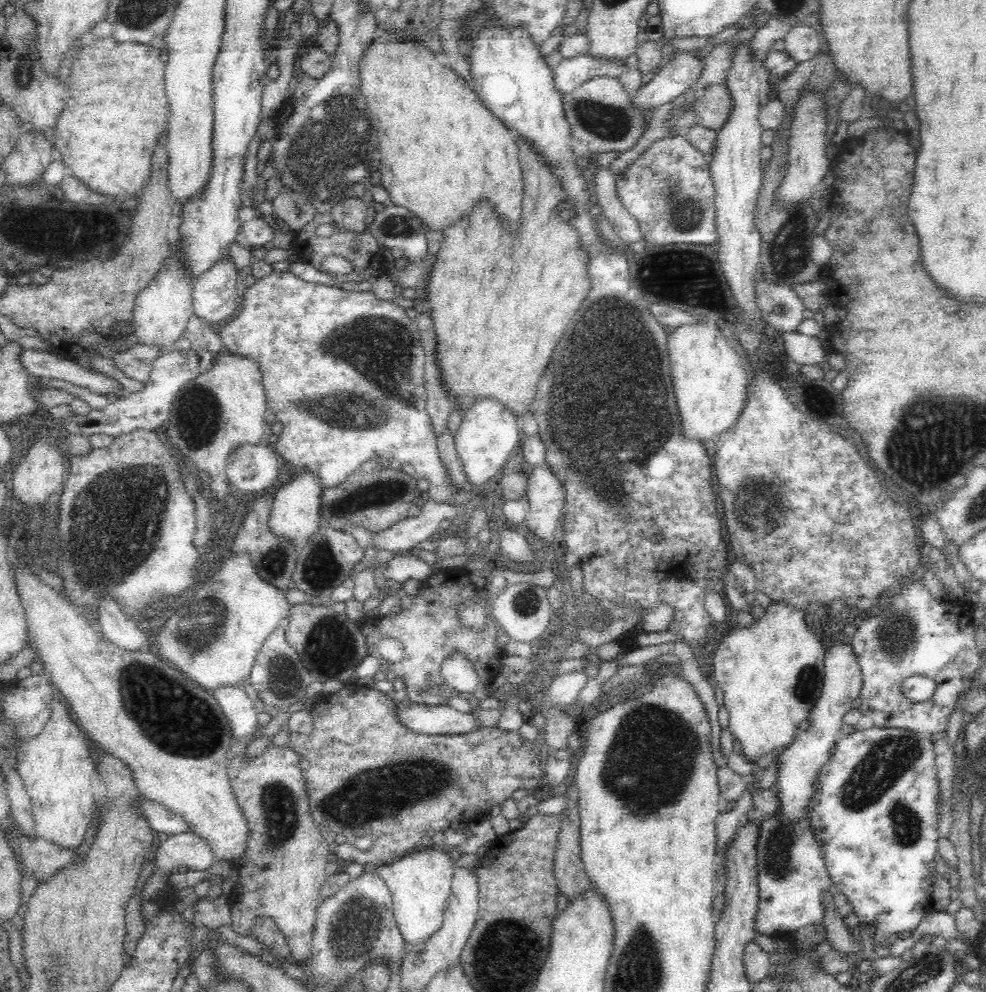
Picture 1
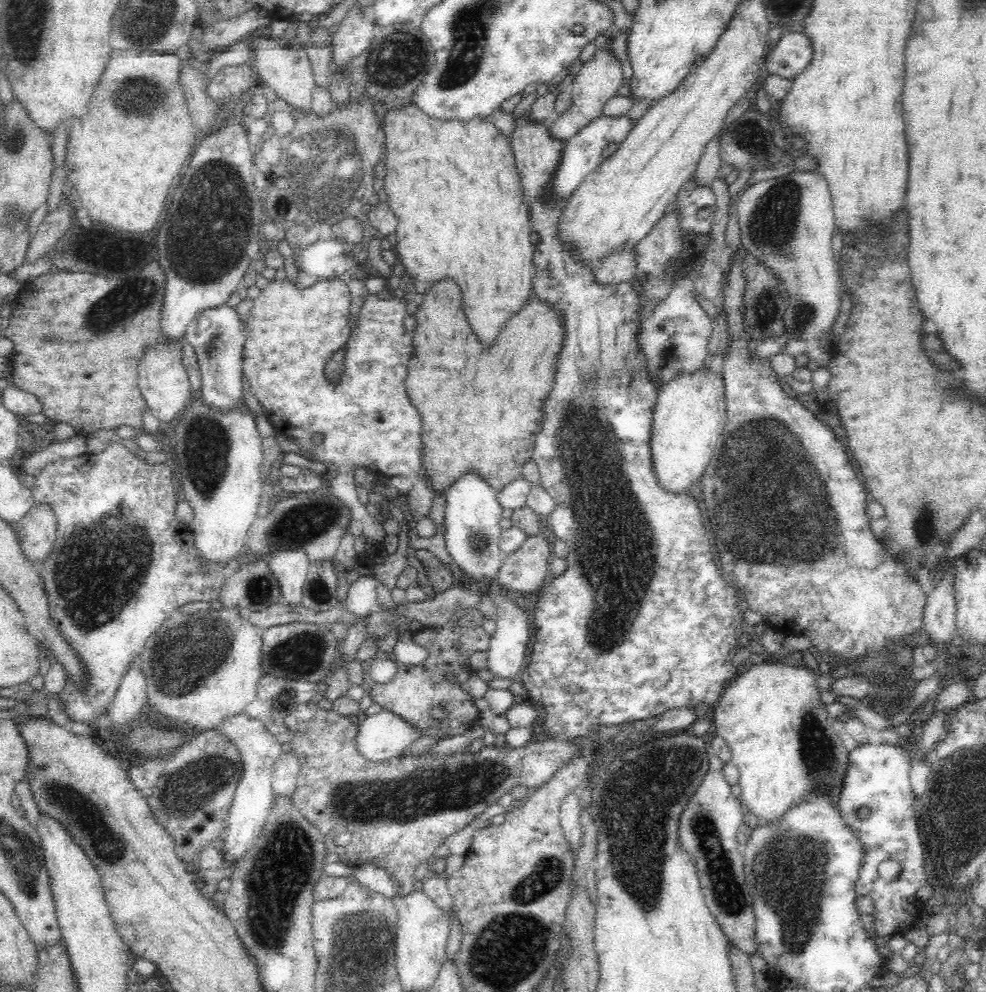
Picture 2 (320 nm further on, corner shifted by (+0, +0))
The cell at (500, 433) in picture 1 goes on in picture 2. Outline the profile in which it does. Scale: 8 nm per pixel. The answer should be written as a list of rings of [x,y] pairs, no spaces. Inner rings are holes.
[[[476,473],[460,477],[445,492],[446,509],[444,518],[444,545],[452,562],[458,566],[466,578],[485,586],[493,586],[499,568],[503,563],[499,547],[503,532],[500,521],[503,507],[497,501],[497,494],[484,479]]]

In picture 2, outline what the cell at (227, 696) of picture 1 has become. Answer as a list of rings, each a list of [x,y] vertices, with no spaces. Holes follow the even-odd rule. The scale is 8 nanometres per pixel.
[[[246,712],[237,715],[224,721],[218,731],[236,745],[243,762],[243,773],[237,784],[229,816],[225,822],[225,833],[221,839],[224,844],[222,853],[227,864],[232,864],[246,856],[261,835],[268,811],[275,802],[271,792],[272,766],[283,753],[282,744],[268,730],[265,730],[262,722],[251,718]]]

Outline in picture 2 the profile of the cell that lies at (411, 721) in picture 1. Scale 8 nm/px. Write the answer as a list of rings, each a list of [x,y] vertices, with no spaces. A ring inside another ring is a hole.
[[[380,711],[365,718],[359,727],[356,748],[366,761],[383,763],[401,753],[421,736],[396,713]]]

